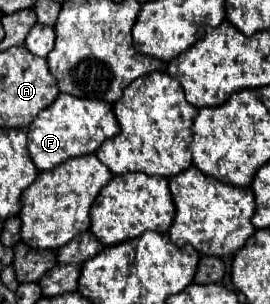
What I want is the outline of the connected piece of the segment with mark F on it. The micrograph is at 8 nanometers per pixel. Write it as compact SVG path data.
M60 94L48 108L32 120L28 128L28 154L34 166L42 170L52 170L62 164L66 158L94 154L98 146L118 134L118 124L112 112L112 106L100 100L76 98L70 94Z

